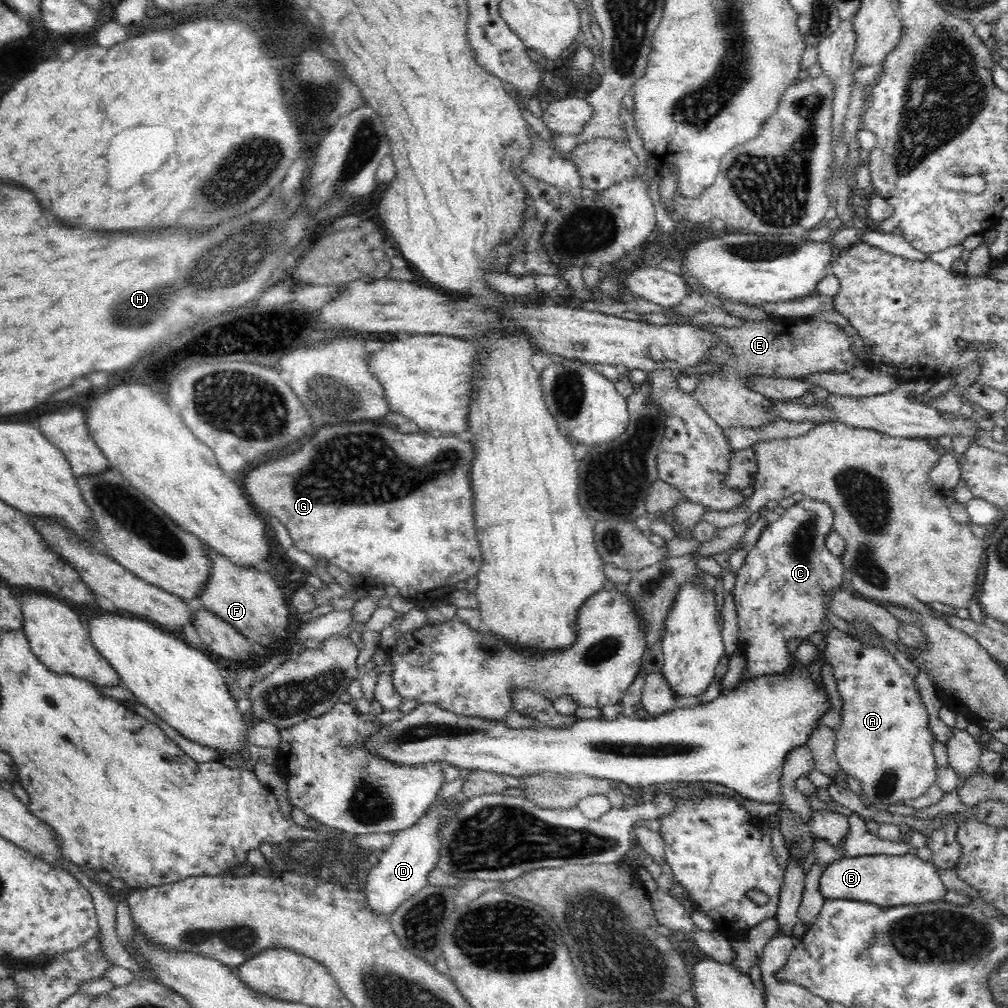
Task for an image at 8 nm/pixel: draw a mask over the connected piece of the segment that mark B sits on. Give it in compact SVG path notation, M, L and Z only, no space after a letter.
M910 853L843 856L828 864L820 880L820 893L825 900L858 900L882 907L928 904L944 899L947 892L936 865Z

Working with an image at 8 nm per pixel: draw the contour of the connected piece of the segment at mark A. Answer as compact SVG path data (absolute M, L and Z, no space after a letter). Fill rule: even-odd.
M836 628L830 632L827 636L826 648L824 651L825 662L832 665L834 668L834 676L838 683L838 691L841 696L843 710L840 712L842 723L837 728L837 741L835 753L839 768L843 770L850 778L858 778L863 789L863 793L874 803L874 804L894 804L900 802L900 800L908 800L918 798L922 796L934 782L936 782L936 760L932 753L932 744L934 744L934 733L928 727L928 712L926 706L922 701L920 691L918 691L918 684L916 680L908 674L908 671L902 667L901 663L895 659L895 657L888 652L888 649L884 647L864 647L861 642L856 638L846 636L846 633Z

